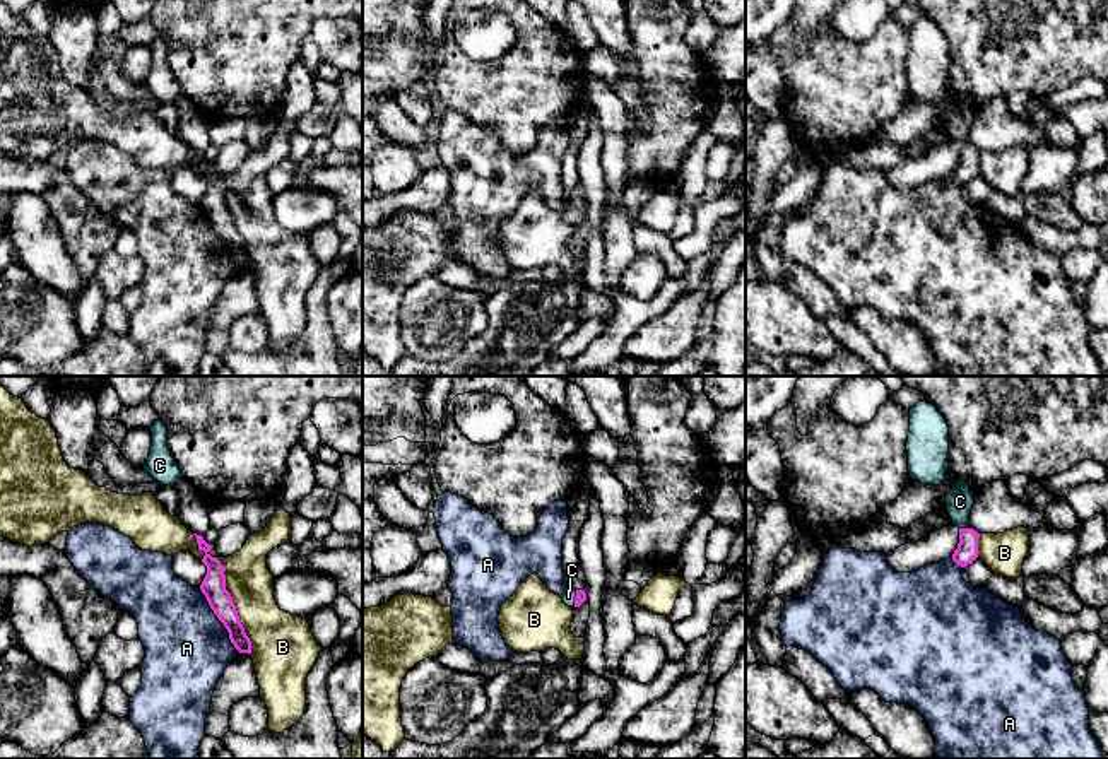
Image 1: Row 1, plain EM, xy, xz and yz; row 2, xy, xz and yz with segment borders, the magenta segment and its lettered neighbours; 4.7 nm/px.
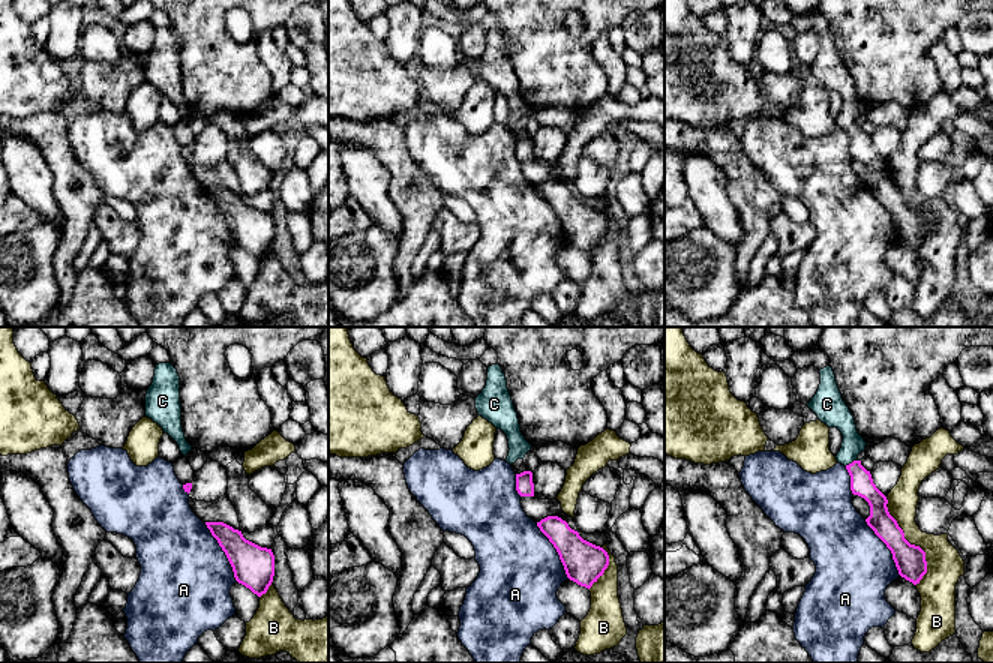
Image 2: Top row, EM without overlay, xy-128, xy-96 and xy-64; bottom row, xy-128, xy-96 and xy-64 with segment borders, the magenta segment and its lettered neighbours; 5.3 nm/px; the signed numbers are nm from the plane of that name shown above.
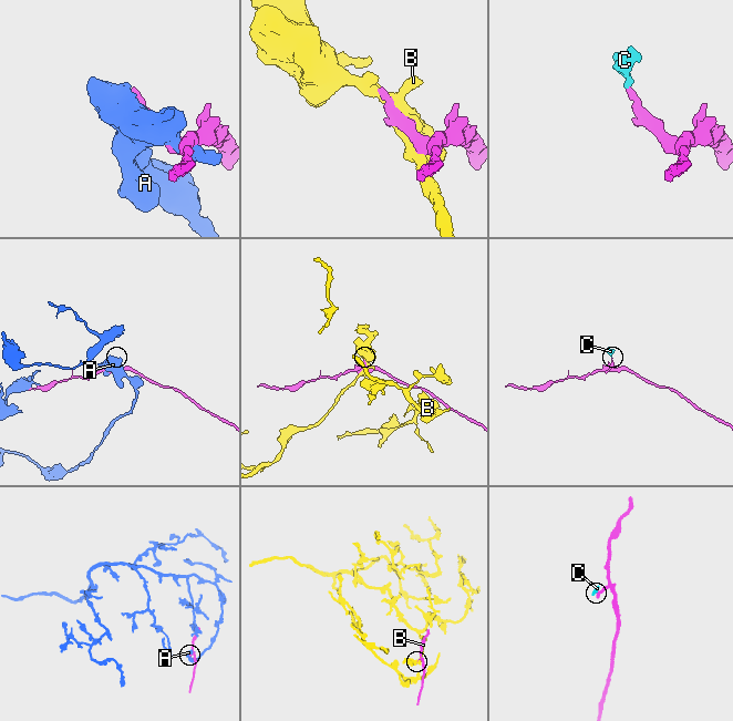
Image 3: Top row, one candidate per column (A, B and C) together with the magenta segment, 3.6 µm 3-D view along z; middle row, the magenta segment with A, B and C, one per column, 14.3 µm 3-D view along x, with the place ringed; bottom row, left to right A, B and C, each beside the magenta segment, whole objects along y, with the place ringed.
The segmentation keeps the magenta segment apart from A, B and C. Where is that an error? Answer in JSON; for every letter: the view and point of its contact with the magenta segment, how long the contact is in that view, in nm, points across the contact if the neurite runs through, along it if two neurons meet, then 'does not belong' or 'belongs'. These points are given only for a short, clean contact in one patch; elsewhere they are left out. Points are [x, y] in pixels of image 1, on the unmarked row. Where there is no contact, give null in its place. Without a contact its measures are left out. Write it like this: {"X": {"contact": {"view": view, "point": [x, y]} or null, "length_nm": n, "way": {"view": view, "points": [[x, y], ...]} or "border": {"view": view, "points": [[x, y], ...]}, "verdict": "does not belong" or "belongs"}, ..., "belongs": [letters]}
{"A": {"contact": {"view": "xy", "point": [218, 235]}, "length_nm": 340, "verdict": "does not belong"}, "B": {"contact": {"view": "xy", "point": [226, 207]}, "length_nm": 650, "verdict": "does not belong"}, "C": {"contact": {"view": "yz", "point": [965, 146]}, "length_nm": 60, "way": {"view": "yz", "points": [[966, 170], [965, 146], [960, 134], [960, 118]]}, "verdict": "belongs"}, "belongs": ["C"]}

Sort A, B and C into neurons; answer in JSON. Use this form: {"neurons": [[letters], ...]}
{"neurons": [["A"], ["B"], ["C"]]}

